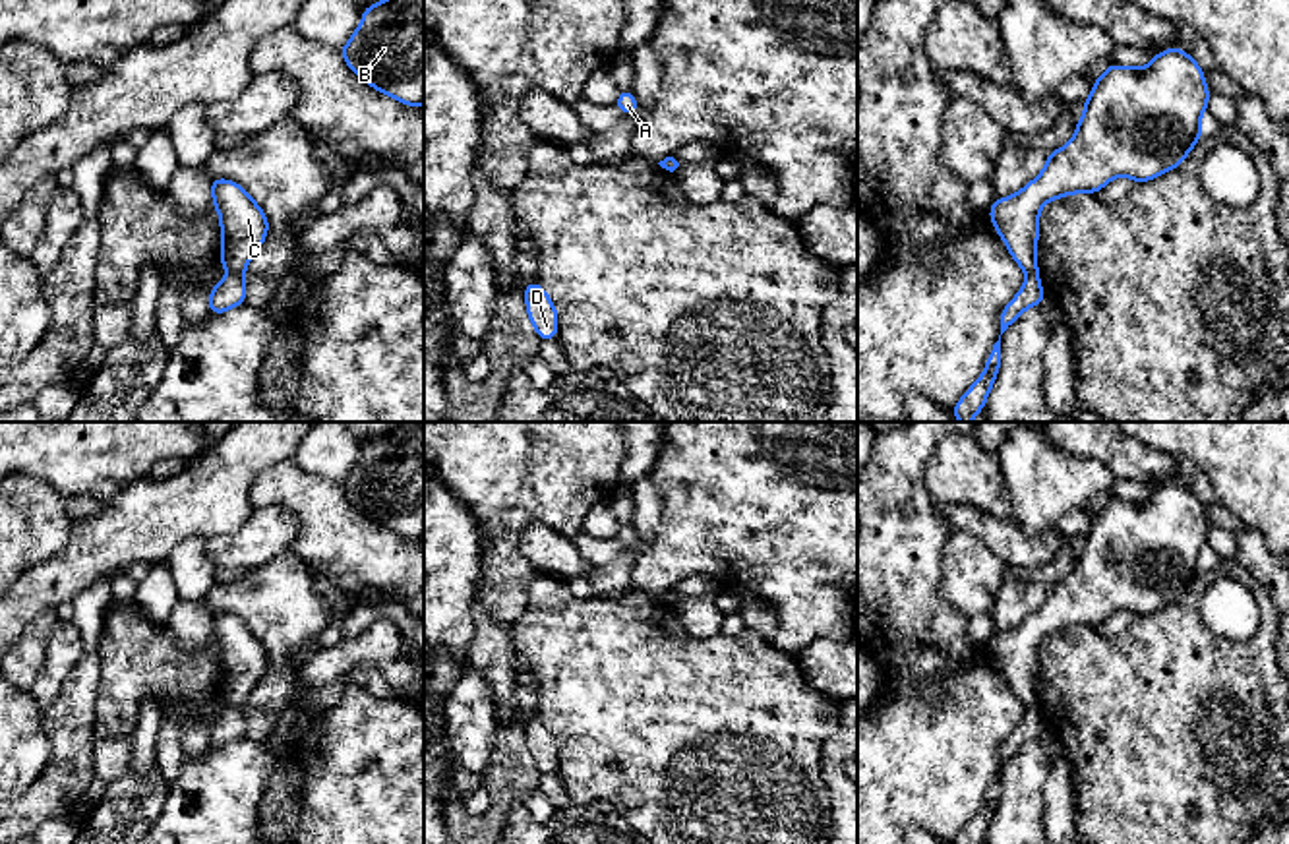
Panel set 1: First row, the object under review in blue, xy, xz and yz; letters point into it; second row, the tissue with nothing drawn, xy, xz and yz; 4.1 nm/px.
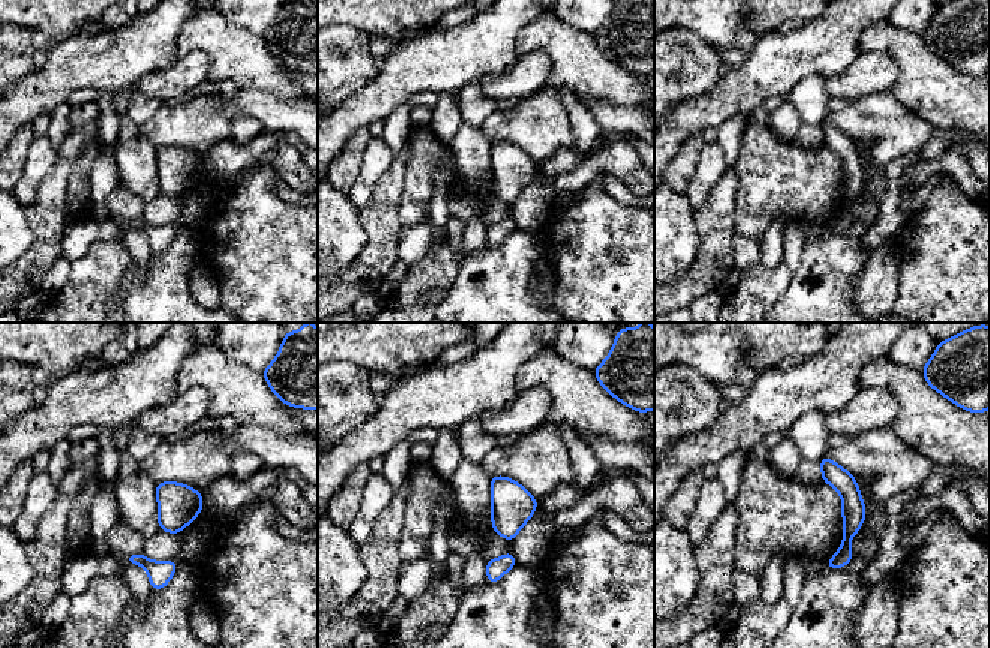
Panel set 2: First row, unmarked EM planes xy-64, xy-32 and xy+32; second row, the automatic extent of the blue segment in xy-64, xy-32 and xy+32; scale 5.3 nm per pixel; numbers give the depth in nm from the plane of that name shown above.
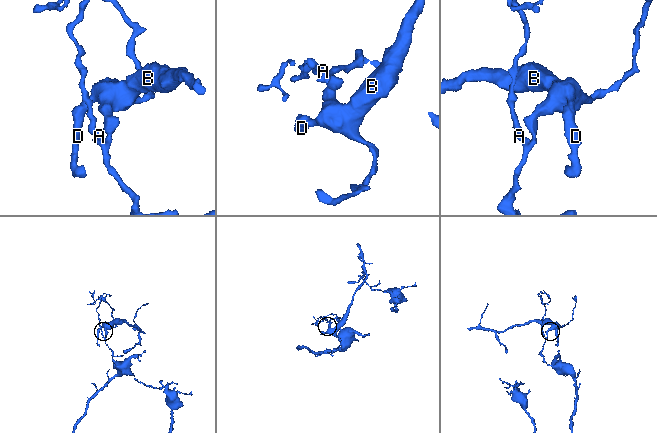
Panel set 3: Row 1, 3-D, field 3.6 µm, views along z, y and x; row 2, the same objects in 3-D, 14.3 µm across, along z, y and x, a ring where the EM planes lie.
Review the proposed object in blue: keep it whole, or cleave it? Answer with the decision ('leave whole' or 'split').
split

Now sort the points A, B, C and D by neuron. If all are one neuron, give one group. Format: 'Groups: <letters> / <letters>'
Groups: A / B C D

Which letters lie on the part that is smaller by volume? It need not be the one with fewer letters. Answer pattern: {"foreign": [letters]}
{"foreign": ["B", "C", "D"]}

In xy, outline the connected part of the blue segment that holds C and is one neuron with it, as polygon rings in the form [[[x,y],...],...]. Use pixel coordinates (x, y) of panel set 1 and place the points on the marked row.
[[[215,178],[209,190],[221,219],[221,265],[230,275],[244,275],[250,259],[265,242],[269,221],[240,184]]]

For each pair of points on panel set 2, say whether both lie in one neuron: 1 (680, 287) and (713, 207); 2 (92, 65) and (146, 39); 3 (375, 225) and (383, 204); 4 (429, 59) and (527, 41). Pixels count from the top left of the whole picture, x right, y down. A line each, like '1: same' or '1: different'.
1: same
2: same
3: same
4: different

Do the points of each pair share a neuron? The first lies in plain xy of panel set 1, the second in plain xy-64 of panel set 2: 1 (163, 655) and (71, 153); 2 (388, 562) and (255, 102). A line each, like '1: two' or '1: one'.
1: two
2: two

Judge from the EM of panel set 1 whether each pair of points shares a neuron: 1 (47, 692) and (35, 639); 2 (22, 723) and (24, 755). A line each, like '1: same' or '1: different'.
1: different
2: same

